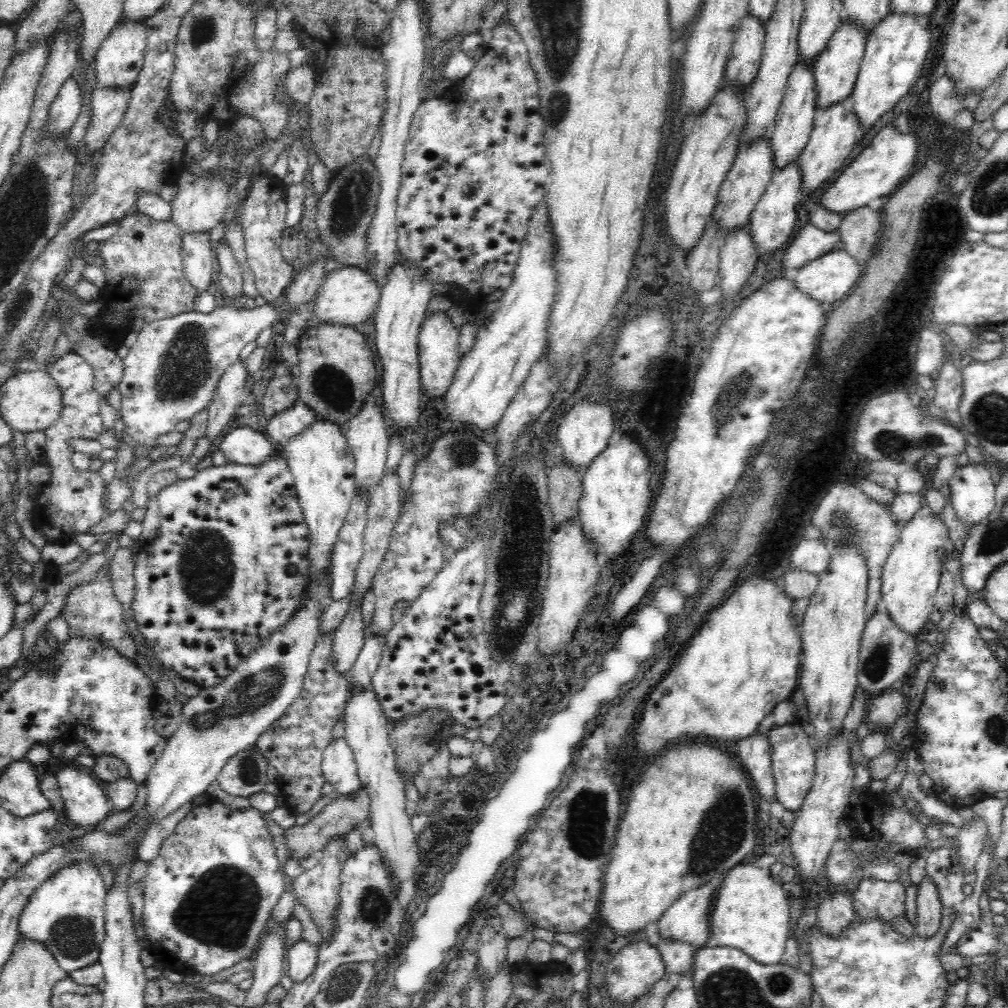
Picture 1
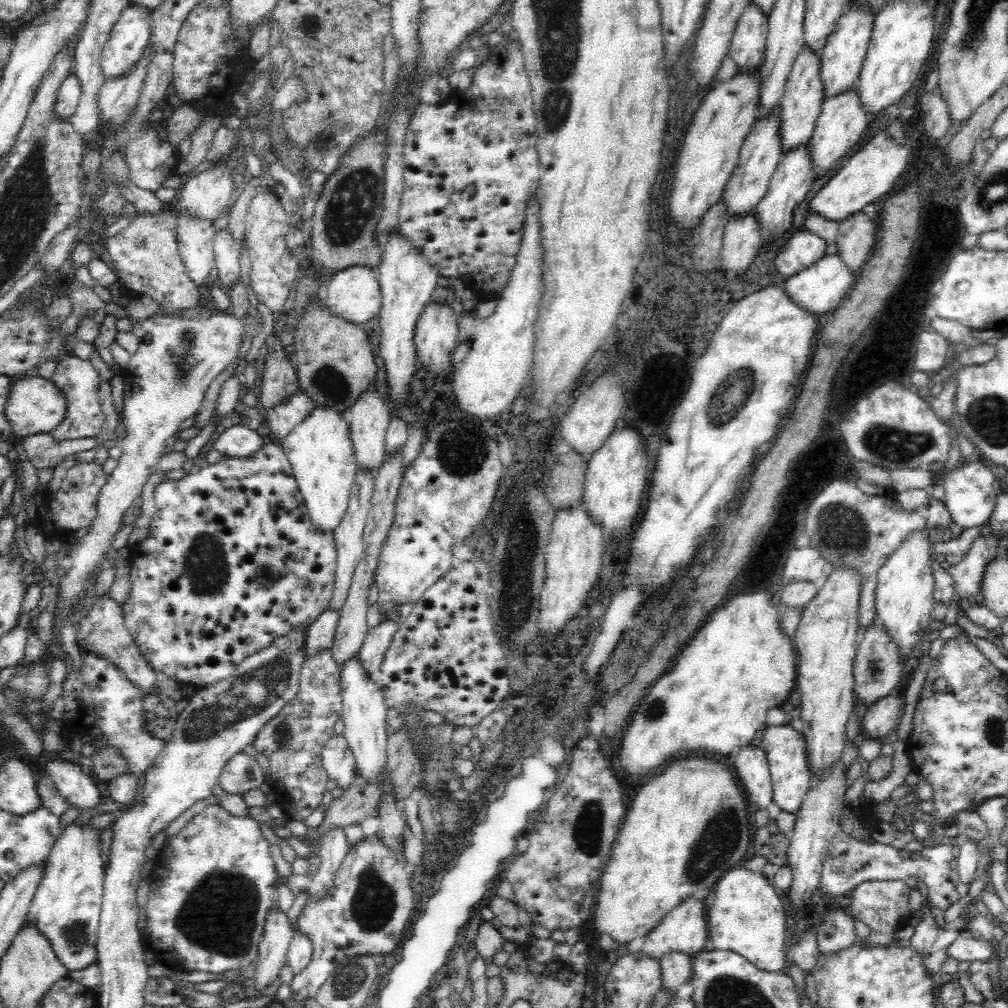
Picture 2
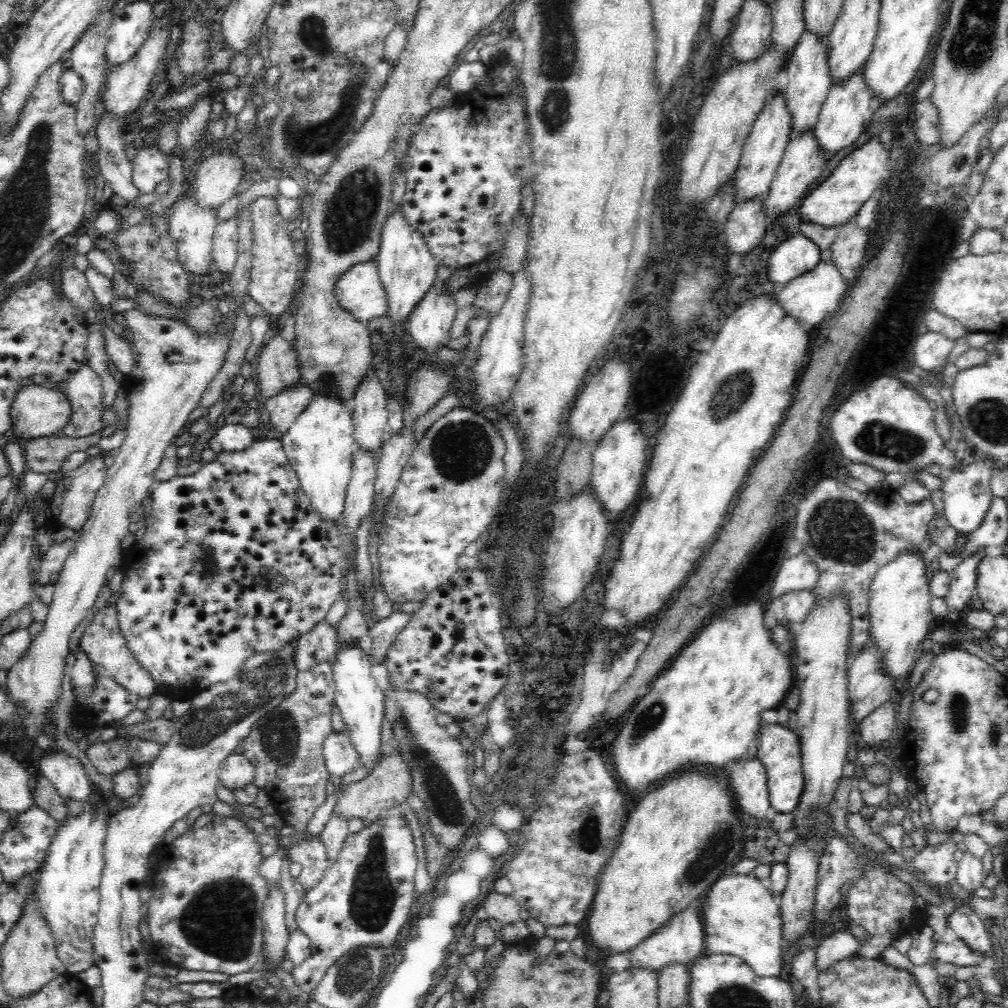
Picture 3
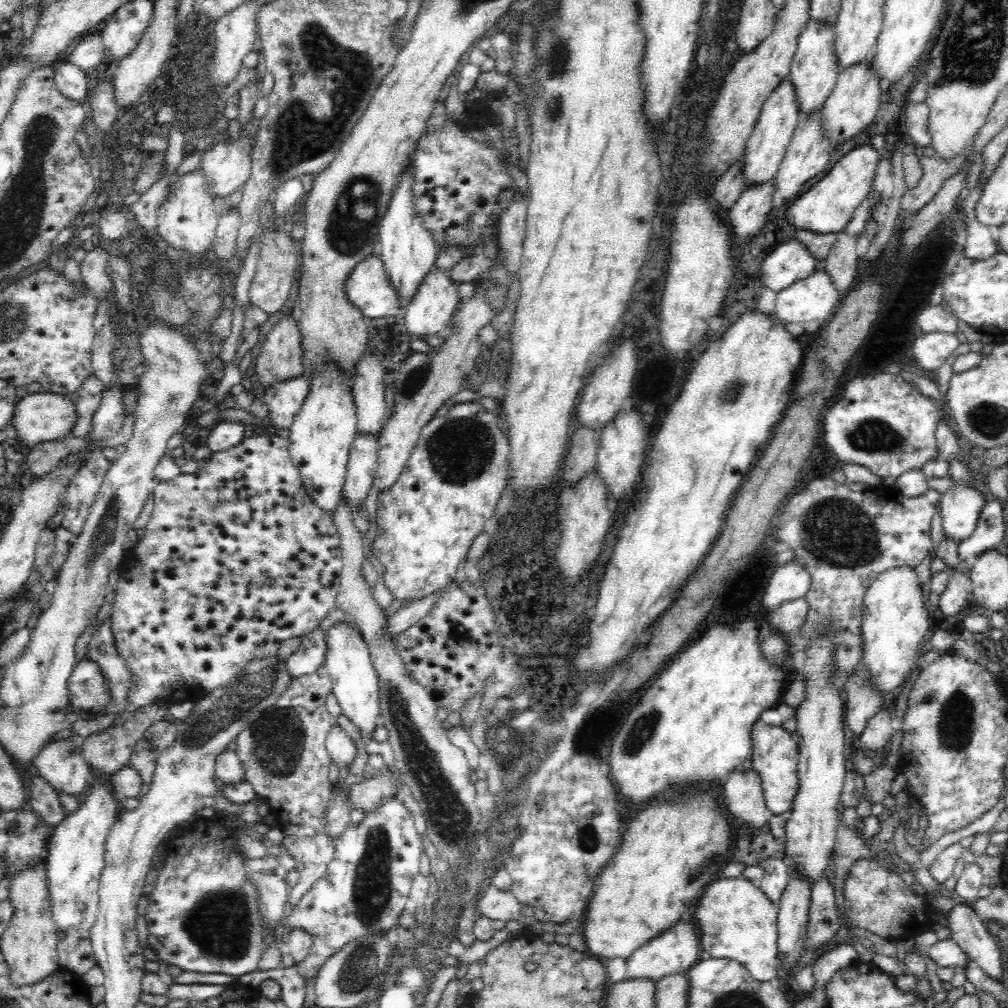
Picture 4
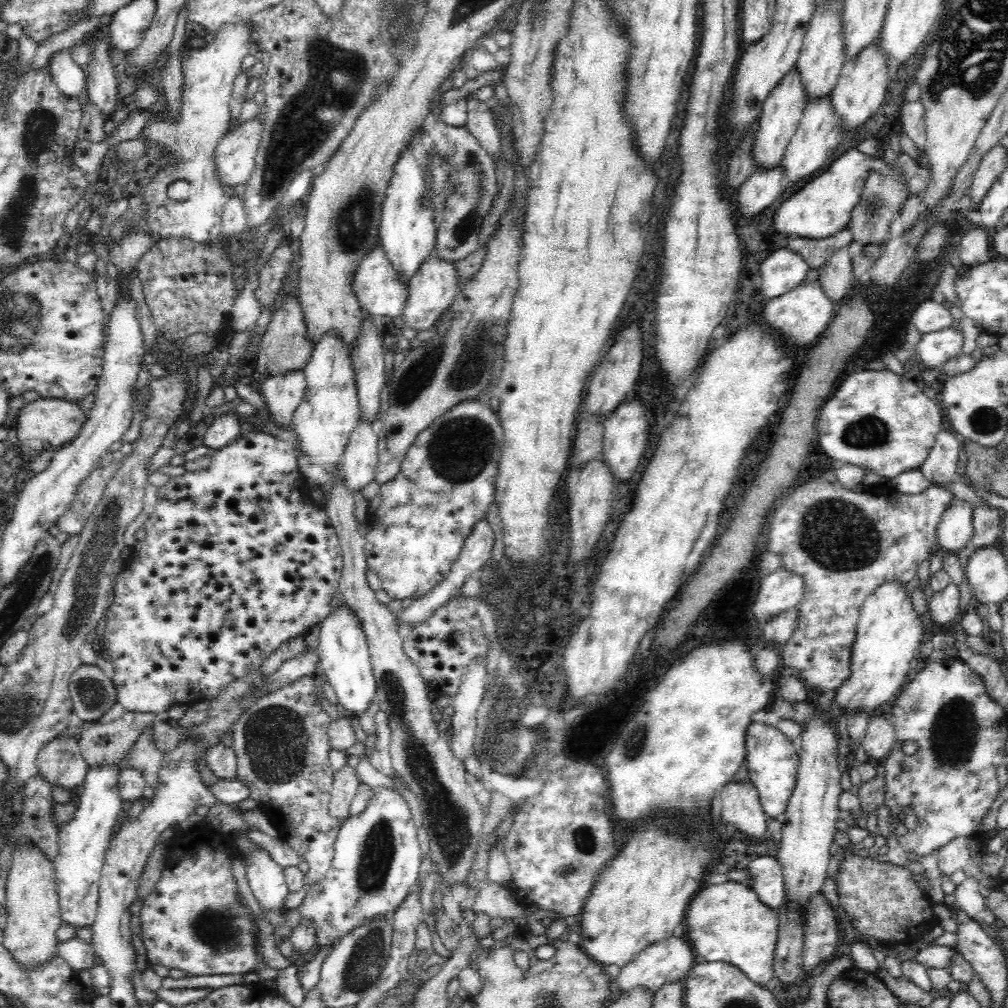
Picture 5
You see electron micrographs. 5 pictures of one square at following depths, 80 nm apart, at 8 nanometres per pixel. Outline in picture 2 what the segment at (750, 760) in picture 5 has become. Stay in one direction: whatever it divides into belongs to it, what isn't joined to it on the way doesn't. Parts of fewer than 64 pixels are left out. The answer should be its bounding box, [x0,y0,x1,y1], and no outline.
[759,725,811,813]

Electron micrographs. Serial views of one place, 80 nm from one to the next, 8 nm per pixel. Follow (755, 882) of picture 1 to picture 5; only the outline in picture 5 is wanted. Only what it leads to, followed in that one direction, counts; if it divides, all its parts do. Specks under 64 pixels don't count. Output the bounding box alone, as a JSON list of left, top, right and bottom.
[683,882,778,986]

